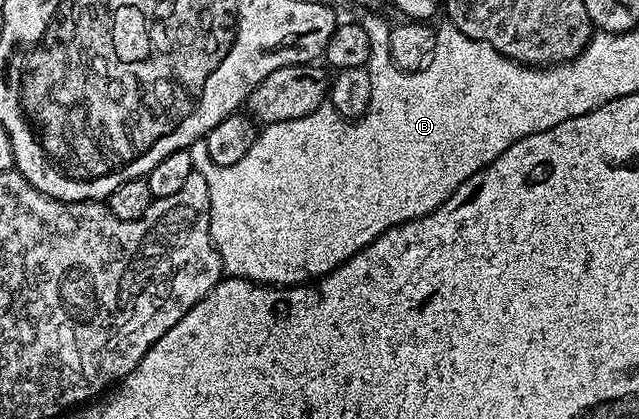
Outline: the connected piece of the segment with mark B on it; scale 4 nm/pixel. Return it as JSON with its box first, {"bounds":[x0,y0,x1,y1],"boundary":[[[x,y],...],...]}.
{"bounds":[206,19,511,287],"boundary":[[[444,19],[440,25],[437,24],[435,30],[435,55],[426,68],[412,73],[389,69],[390,71],[381,73],[380,82],[374,87],[375,91],[384,97],[384,107],[377,108],[377,117],[390,121],[392,131],[400,135],[400,157],[312,157],[312,153],[304,153],[304,141],[300,141],[302,125],[296,125],[296,141],[284,141],[284,153],[280,153],[280,149],[276,149],[276,133],[280,133],[280,129],[274,129],[268,123],[263,126],[263,130],[259,130],[256,142],[246,155],[242,156],[242,159],[233,165],[215,170],[217,173],[213,175],[212,182],[208,185],[209,207],[207,206],[206,209],[208,232],[212,234],[212,242],[220,252],[227,276],[245,277],[247,281],[263,283],[269,287],[291,287],[301,283],[315,282],[328,273],[332,273],[339,265],[347,263],[354,254],[361,253],[370,242],[381,237],[387,229],[403,225],[405,221],[413,221],[416,217],[423,217],[425,213],[431,213],[436,206],[447,203],[451,197],[456,196],[458,187],[466,183],[466,179],[470,179],[470,175],[474,175],[496,158],[496,149],[500,149],[500,145],[496,145],[496,137],[488,137],[488,141],[484,141],[484,157],[480,157],[480,161],[476,161],[476,151],[472,151],[472,147],[480,145],[480,137],[476,137],[476,125],[502,125],[504,113],[508,113],[498,101],[486,101],[484,93],[508,91],[508,62],[511,57],[500,61],[504,54],[481,38],[465,35],[450,19]]]}

